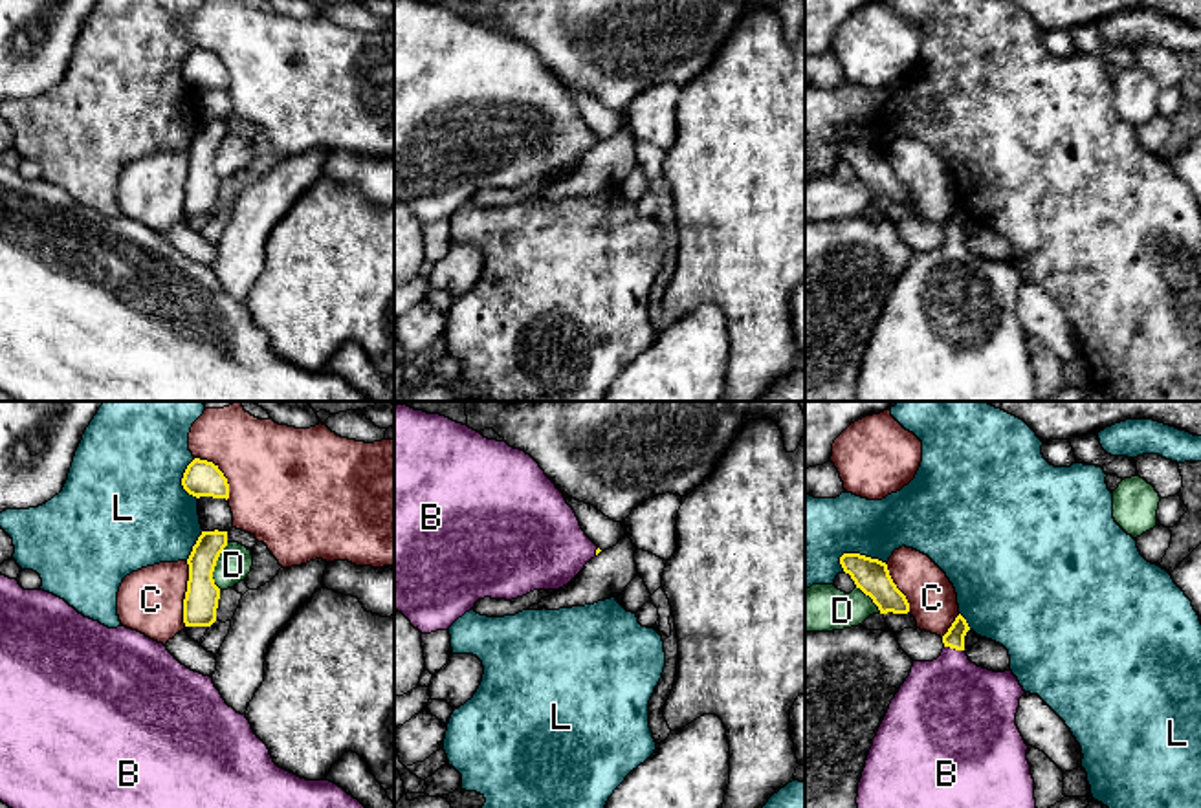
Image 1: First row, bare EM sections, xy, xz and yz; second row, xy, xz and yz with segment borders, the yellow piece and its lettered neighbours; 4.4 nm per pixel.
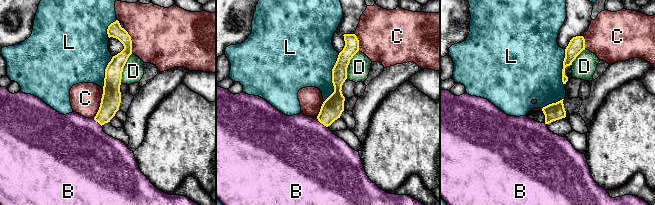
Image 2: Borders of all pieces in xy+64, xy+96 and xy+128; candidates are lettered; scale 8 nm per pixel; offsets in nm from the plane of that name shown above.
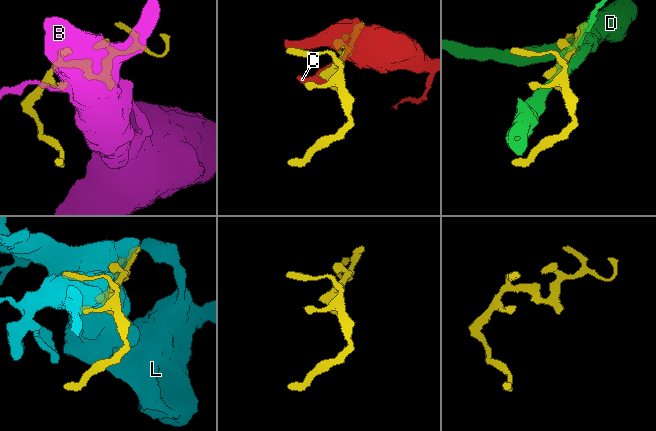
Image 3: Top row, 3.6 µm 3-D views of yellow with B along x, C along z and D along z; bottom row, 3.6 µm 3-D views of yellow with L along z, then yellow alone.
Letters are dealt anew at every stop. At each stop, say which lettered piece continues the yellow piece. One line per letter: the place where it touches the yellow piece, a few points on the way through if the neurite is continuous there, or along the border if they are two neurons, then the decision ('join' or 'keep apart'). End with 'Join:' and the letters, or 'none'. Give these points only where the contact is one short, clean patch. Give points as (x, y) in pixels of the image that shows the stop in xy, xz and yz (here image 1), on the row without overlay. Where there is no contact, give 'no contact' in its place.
B: contact yz (954, 237); way yz (954, 228), (954, 237), (950, 294); join
C: contact xy (186, 184); keep apart
D: contact xy (215, 154); keep apart
L: contact yz (862, 145); keep apart
Join: B

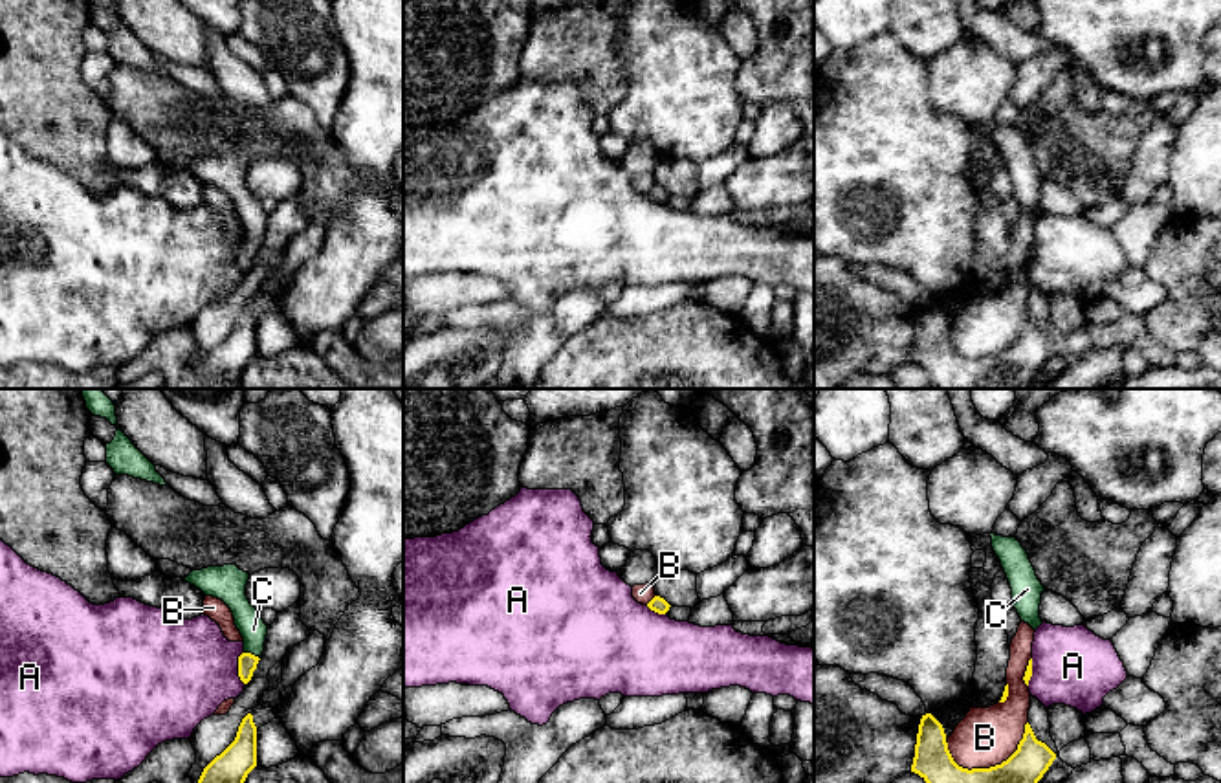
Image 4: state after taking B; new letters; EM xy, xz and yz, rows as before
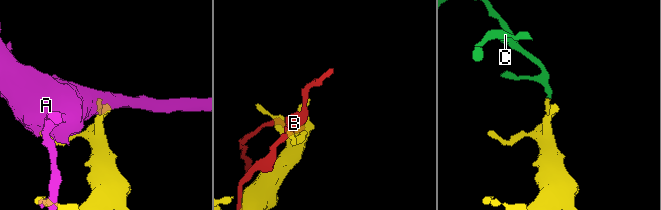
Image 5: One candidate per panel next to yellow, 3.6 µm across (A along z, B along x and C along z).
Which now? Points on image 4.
A: contact xy (239, 257); keep apart
B: contact yz (992, 356); keep apart
C: contact xy (250, 242); way xy (248, 252), (250, 242), (252, 215), (248, 209); join
Join: C

